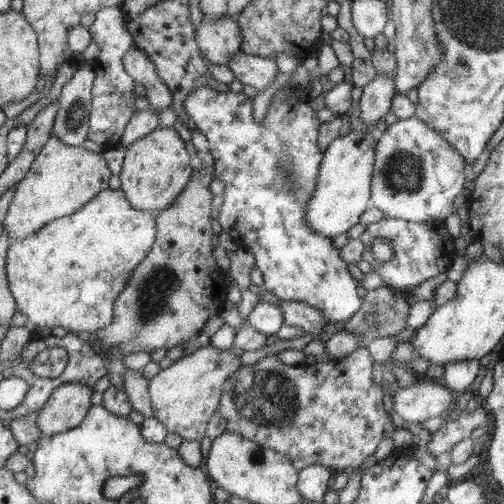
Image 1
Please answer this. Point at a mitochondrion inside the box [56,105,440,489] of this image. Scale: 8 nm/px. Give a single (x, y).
(265, 398)

